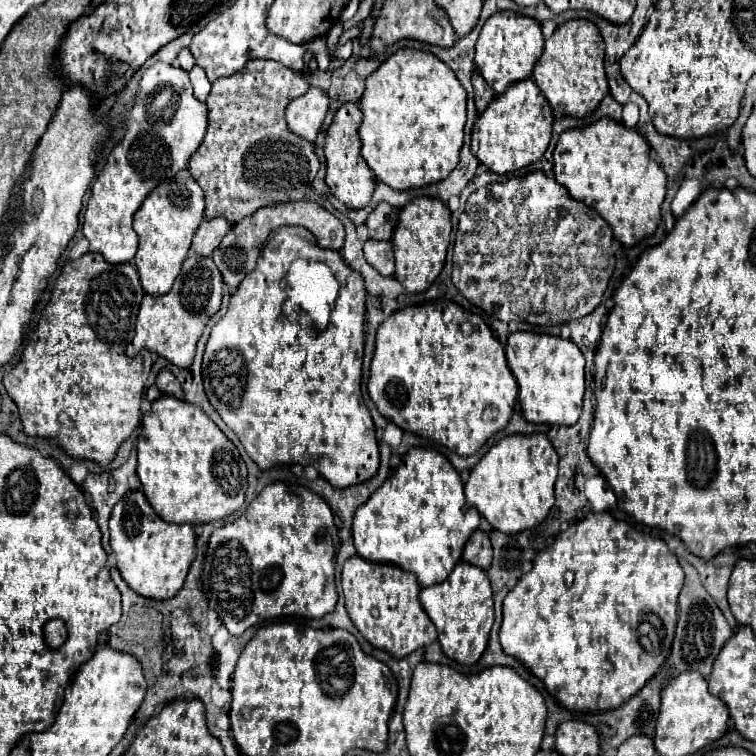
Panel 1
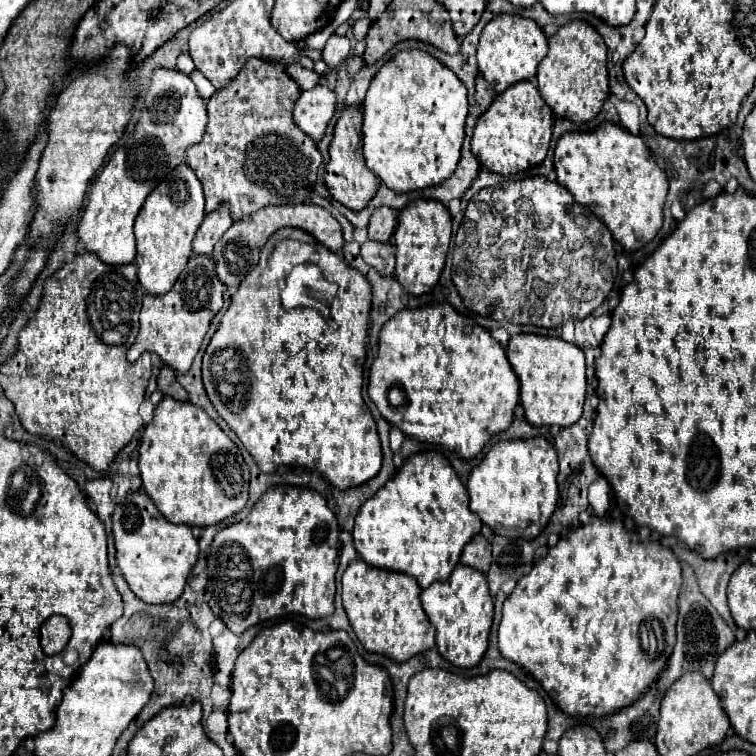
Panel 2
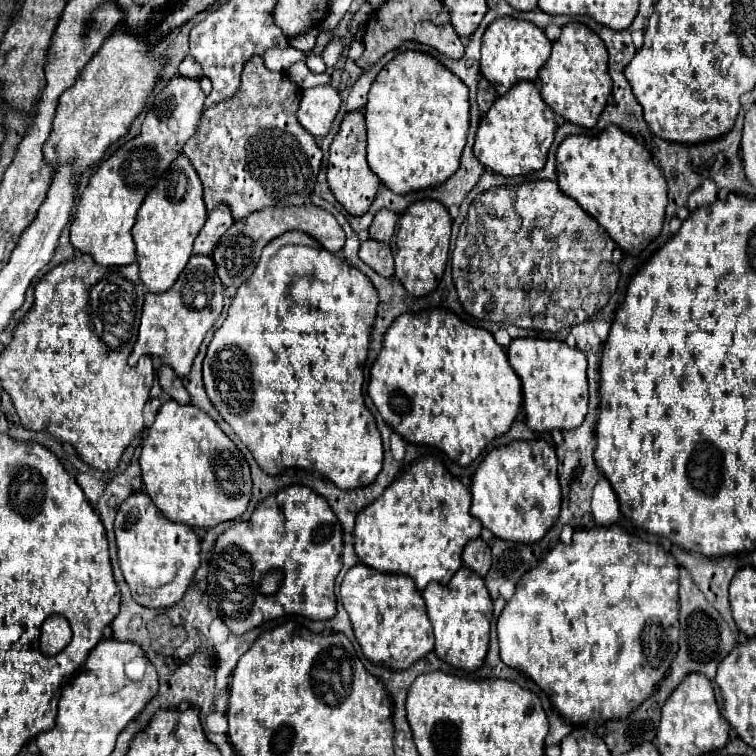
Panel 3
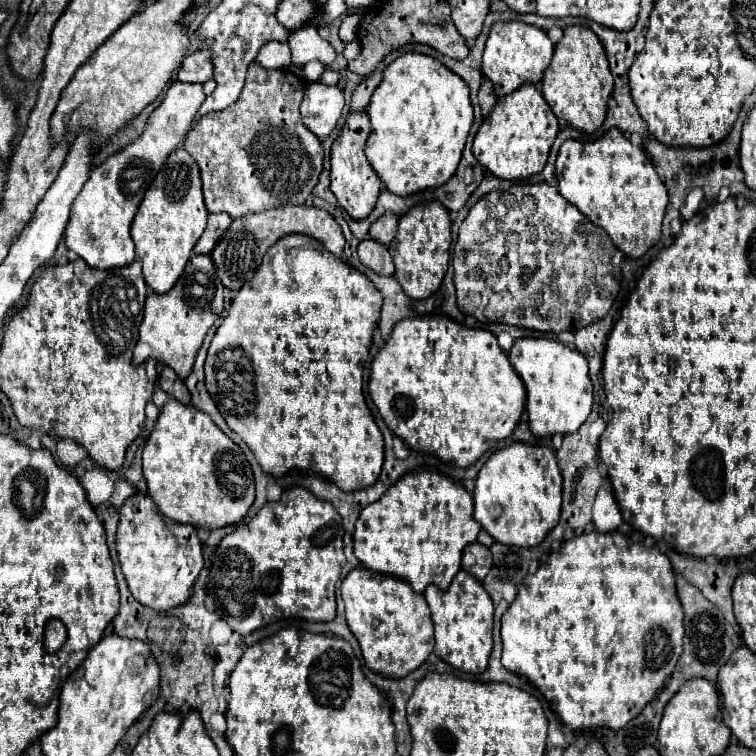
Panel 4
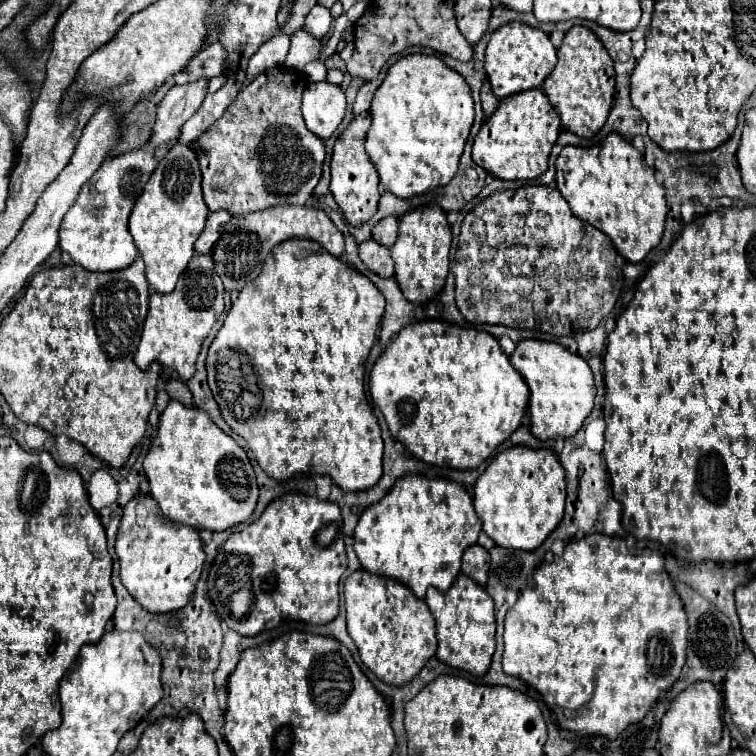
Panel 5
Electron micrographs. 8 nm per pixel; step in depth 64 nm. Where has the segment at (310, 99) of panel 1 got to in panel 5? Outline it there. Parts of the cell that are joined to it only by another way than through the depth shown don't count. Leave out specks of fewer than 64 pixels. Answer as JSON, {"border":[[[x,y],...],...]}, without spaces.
{"border":[[[312,82],[302,96],[302,114],[310,132],[322,140],[330,138],[346,112],[346,96],[340,86]]]}

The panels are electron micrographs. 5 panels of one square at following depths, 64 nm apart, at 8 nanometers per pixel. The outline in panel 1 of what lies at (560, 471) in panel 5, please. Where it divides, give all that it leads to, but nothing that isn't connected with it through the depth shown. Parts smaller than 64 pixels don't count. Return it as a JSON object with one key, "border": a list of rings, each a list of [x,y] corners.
{"border":[[[512,434],[496,442],[472,468],[466,482],[466,500],[494,530],[514,534],[538,526],[554,504],[554,482],[558,474],[558,454],[544,434]]]}

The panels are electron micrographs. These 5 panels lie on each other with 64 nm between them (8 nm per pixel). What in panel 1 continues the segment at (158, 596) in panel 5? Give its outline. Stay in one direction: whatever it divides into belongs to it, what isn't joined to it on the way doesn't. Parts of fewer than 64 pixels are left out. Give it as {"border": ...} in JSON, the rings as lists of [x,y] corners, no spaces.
{"border":[[[140,490],[128,492],[114,506],[110,516],[110,546],[124,582],[140,596],[166,600],[182,588],[190,564],[196,556],[196,536],[188,524],[162,520]]]}

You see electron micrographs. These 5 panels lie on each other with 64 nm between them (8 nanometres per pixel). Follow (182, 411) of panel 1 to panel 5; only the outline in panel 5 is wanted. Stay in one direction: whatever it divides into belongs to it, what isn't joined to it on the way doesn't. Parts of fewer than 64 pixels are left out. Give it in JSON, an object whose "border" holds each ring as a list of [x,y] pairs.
{"border":[[[170,400],[160,414],[158,432],[144,458],[150,494],[162,514],[192,528],[226,530],[250,518],[258,500],[256,476],[246,452],[224,434],[204,410]]]}

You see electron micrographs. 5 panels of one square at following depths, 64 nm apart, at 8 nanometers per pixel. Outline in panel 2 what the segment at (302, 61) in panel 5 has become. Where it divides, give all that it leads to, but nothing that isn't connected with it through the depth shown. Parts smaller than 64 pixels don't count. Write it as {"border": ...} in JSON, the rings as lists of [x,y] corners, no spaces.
{"border":[[[332,34],[326,42],[326,48],[324,48],[324,60],[330,68],[336,68],[340,66],[346,56],[350,54],[350,40],[346,36],[338,36],[338,34]]]}

